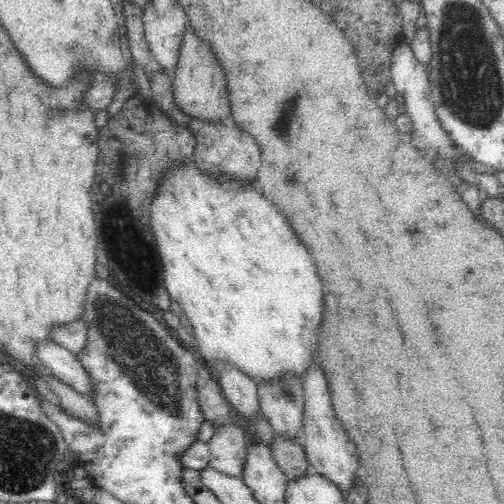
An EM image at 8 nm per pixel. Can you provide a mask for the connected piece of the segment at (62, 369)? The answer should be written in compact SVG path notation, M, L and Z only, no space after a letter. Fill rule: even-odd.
M38 341L35 356L58 380L91 399L91 382L76 355L54 341Z

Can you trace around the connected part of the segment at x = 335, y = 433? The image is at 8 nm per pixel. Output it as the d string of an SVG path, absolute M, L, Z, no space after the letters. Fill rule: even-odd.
M312 361L303 372L303 397L305 407L302 417L302 443L311 471L330 479L343 495L352 488L361 471L356 446L349 440L341 421L335 415L327 378L320 361Z

